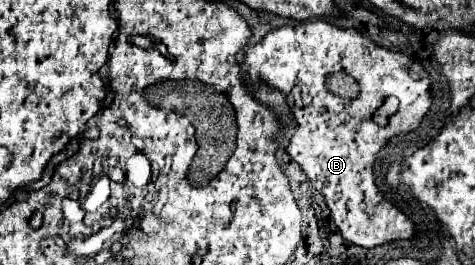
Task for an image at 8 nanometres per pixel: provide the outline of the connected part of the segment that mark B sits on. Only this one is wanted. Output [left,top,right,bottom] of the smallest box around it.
[243,20,431,248]

